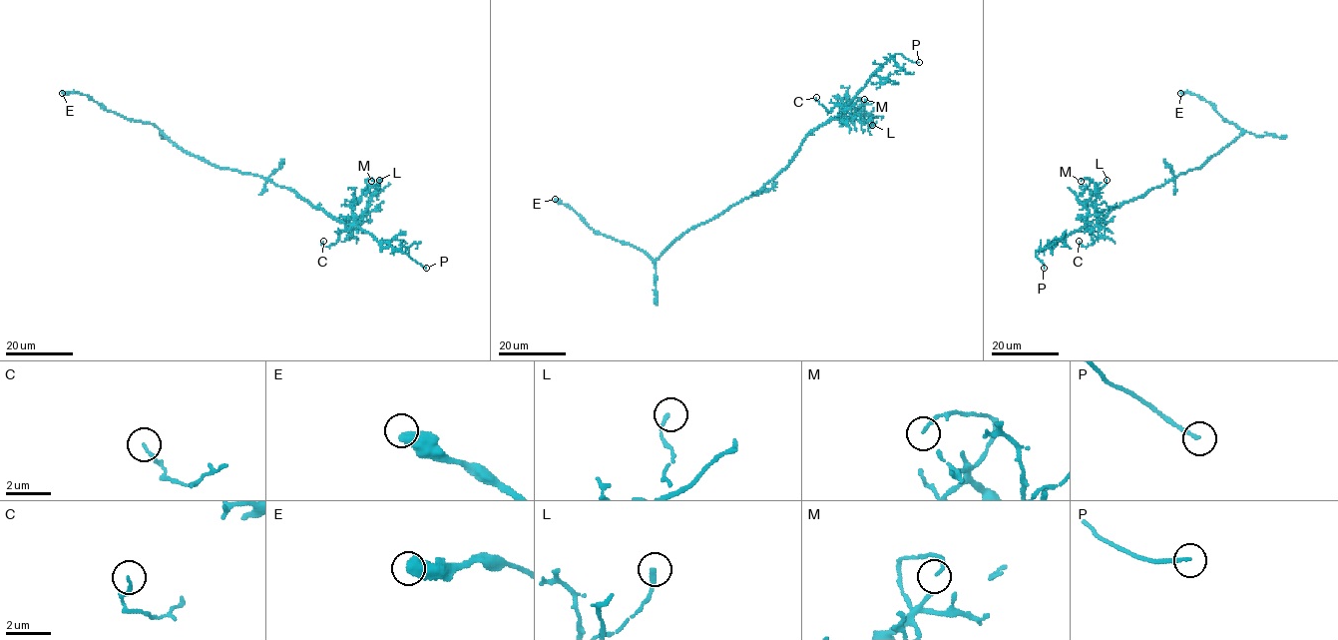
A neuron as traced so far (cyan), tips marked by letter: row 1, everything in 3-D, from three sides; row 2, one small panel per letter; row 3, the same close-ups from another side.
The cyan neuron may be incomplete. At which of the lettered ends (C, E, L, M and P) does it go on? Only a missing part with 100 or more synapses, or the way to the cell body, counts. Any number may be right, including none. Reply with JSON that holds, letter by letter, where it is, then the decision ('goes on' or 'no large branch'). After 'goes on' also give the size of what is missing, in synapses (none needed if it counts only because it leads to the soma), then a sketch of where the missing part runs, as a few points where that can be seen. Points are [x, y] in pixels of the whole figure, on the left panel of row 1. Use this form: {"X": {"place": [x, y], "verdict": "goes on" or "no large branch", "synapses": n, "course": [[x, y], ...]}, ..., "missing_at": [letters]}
{"C": {"place": [323, 241], "verdict": "no large branch"}, "E": {"place": [62, 93], "verdict": "no large branch"}, "L": {"place": [379, 180], "verdict": "no large branch"}, "M": {"place": [371, 181], "verdict": "no large branch"}, "P": {"place": [426, 268], "verdict": "goes on", "course": [[426, 268], [445, 279]]}, "missing_at": ["P"]}

